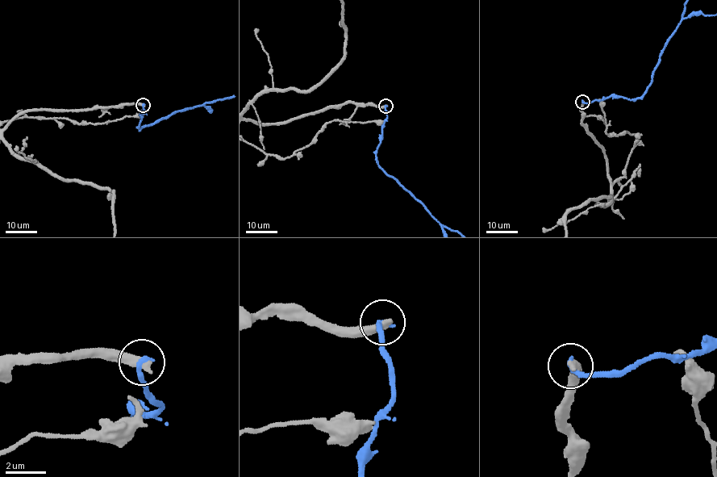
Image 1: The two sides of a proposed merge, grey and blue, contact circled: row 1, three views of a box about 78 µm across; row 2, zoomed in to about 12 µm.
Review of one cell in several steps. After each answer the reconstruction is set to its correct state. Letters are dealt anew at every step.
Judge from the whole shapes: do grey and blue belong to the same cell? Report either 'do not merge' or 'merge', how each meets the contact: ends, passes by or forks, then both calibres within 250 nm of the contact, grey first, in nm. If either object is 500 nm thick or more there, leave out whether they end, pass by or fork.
do not merge | grey ends | blue ends | 480/280 nm

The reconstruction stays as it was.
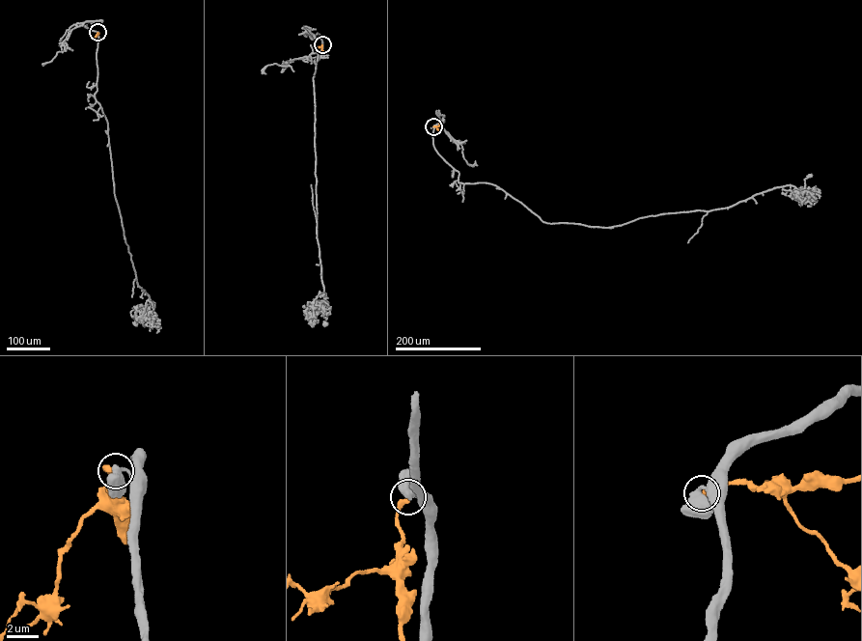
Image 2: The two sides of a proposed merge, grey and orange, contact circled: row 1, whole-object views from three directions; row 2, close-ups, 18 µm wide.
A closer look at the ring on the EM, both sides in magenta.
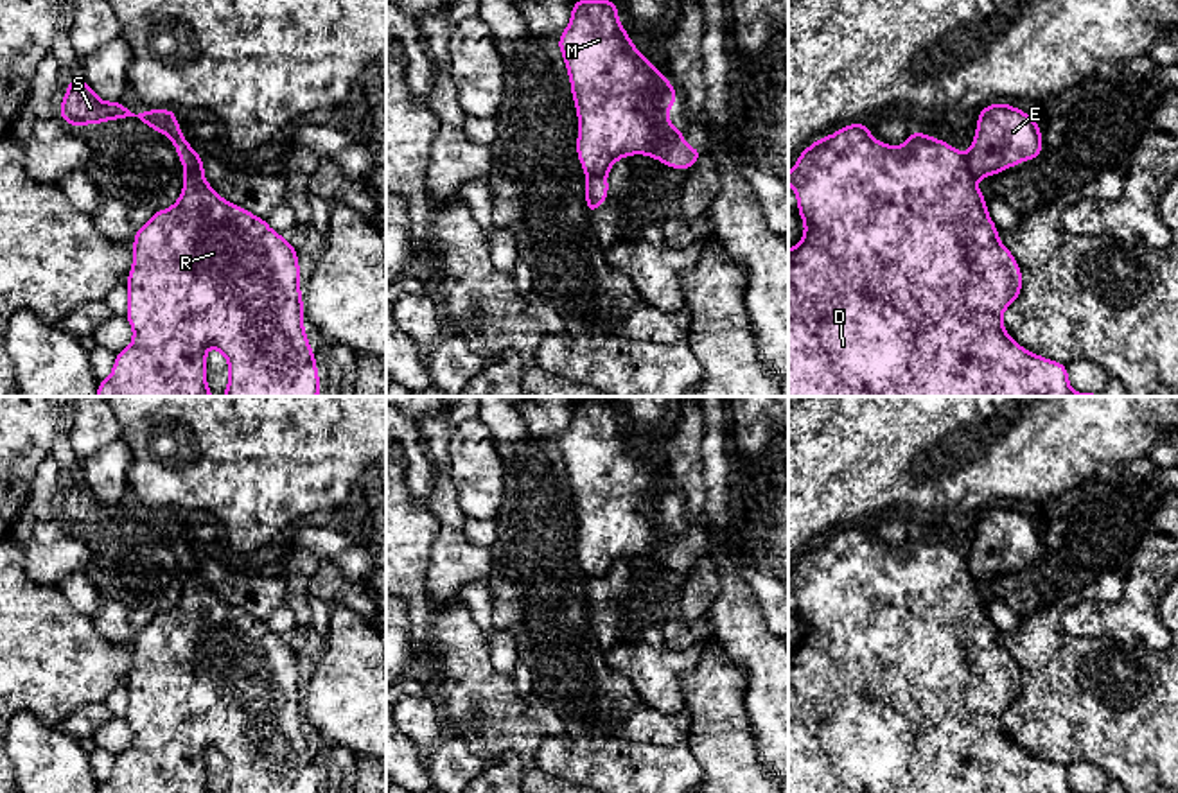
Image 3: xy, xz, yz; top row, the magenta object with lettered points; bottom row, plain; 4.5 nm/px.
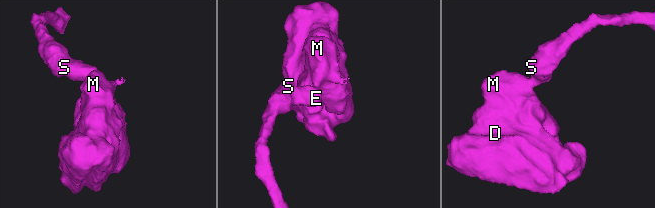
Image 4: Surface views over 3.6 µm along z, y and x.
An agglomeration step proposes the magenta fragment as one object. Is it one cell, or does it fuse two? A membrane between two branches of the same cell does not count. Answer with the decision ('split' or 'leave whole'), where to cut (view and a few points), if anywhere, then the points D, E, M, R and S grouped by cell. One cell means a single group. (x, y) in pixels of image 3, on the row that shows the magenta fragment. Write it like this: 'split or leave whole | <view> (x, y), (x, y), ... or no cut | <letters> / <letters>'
split | yz (965, 155), (975, 178) | D M R / E S

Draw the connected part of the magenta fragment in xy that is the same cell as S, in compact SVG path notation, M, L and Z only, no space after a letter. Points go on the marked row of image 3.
M74 74L63 104L57 111L59 118L68 122L72 127L86 124L102 124L106 120L133 118L144 120L147 127L160 131L163 136L169 136L174 144L174 149L180 156L180 161L185 170L203 172L203 158L190 147L187 138L181 135L180 124L176 120L174 109L145 109L144 113L126 109L122 100L104 102L81 74Z

